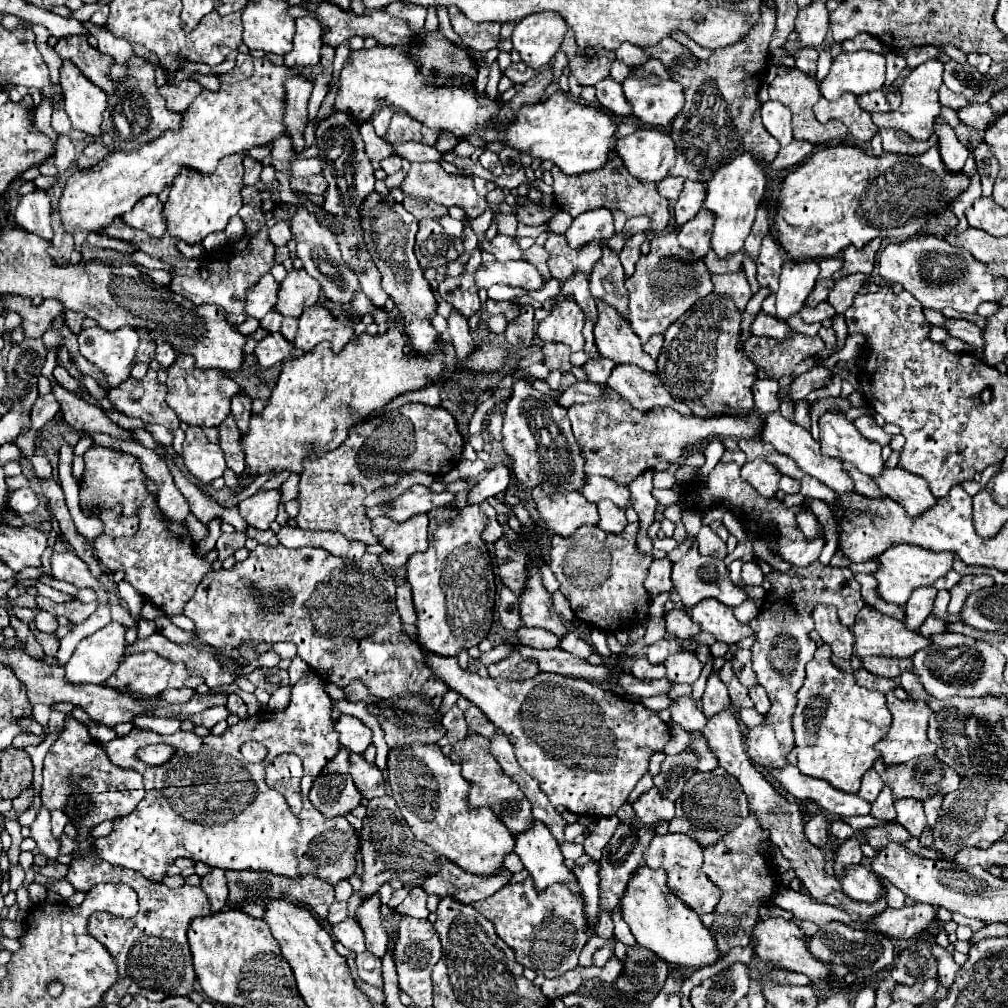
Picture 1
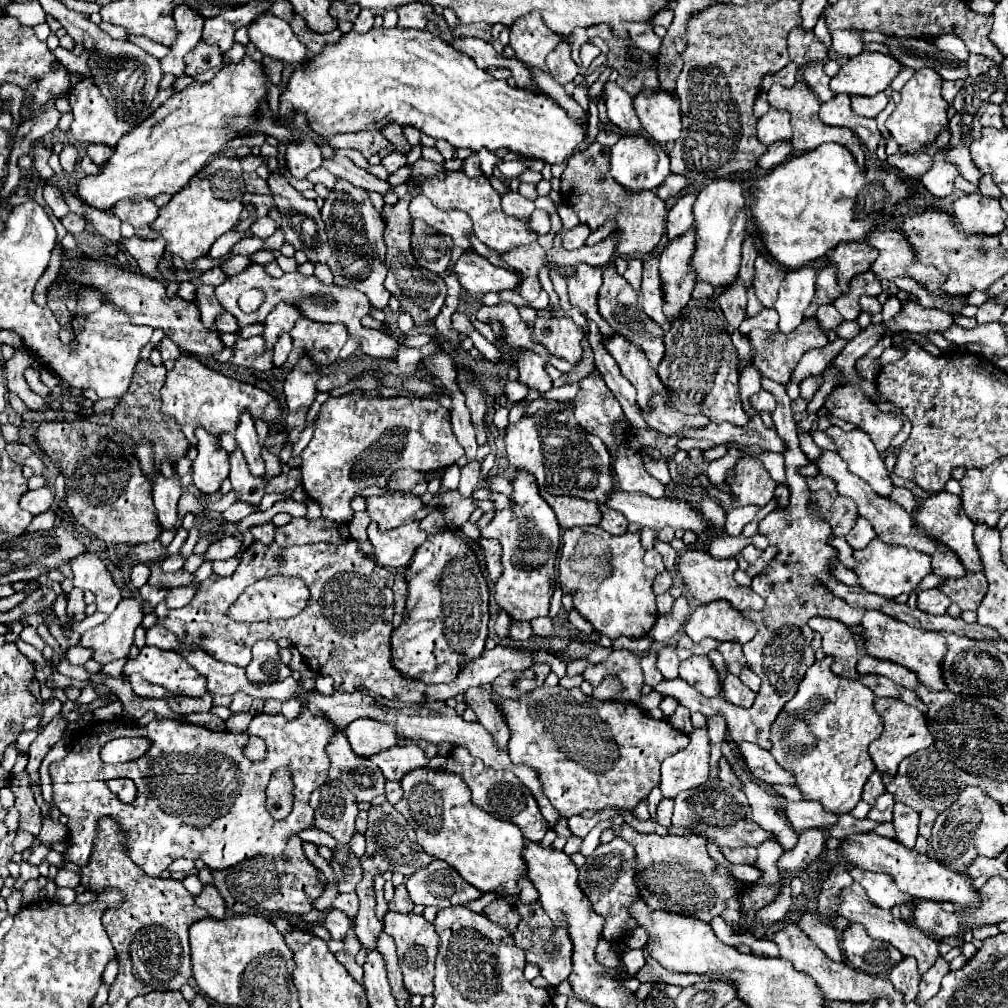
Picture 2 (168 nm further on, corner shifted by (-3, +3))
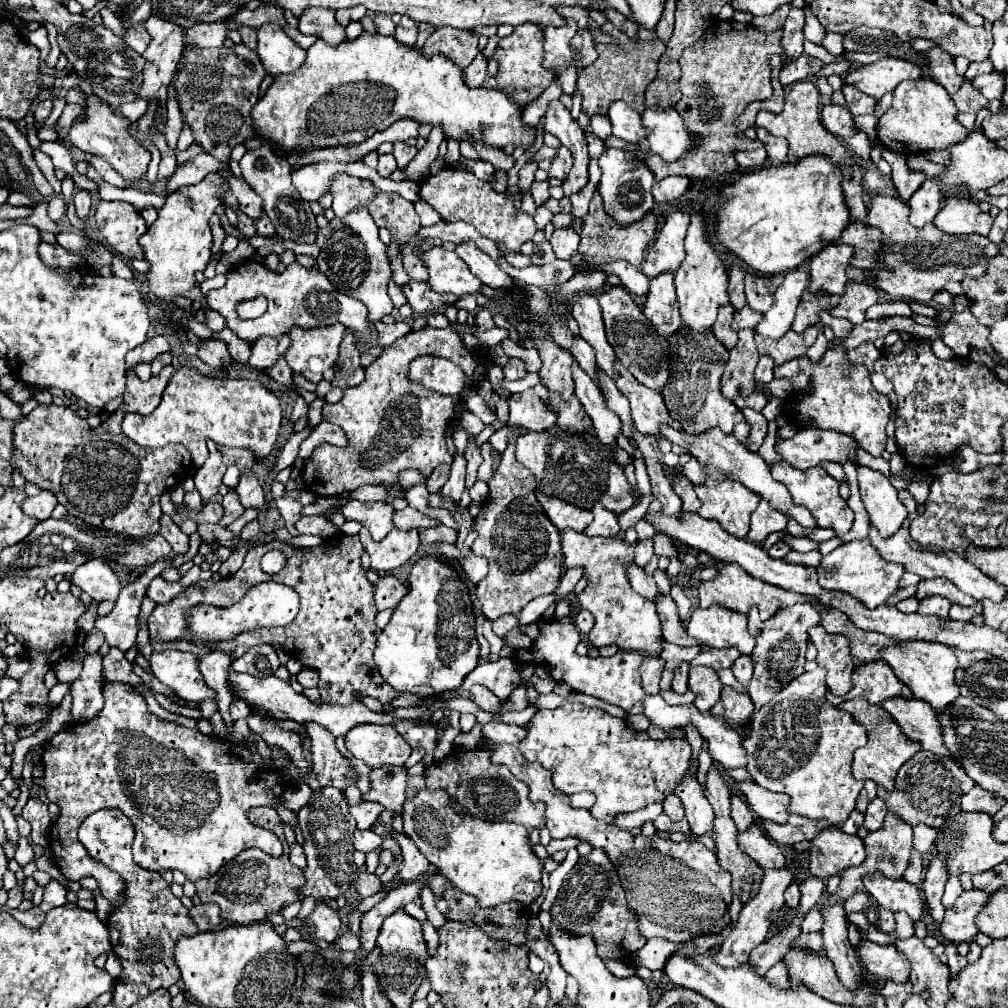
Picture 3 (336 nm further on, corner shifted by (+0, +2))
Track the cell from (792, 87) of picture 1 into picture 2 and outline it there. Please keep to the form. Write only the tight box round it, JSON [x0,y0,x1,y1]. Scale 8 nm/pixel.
[767,82,865,166]

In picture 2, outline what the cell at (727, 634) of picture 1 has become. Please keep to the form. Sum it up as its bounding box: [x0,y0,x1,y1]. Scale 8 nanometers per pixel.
[685,600,757,644]

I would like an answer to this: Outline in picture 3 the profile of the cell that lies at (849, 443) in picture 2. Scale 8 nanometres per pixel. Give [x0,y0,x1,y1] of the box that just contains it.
[858,465,908,537]

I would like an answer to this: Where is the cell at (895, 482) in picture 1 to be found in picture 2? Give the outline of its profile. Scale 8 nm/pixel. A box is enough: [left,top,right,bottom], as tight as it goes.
[913,492,983,572]

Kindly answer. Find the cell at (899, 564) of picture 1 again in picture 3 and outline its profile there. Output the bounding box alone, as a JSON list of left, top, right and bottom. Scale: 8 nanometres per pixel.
[818,539,904,609]

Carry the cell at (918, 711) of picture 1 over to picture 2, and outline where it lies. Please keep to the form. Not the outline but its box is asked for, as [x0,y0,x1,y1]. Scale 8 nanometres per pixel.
[869,698,933,776]

